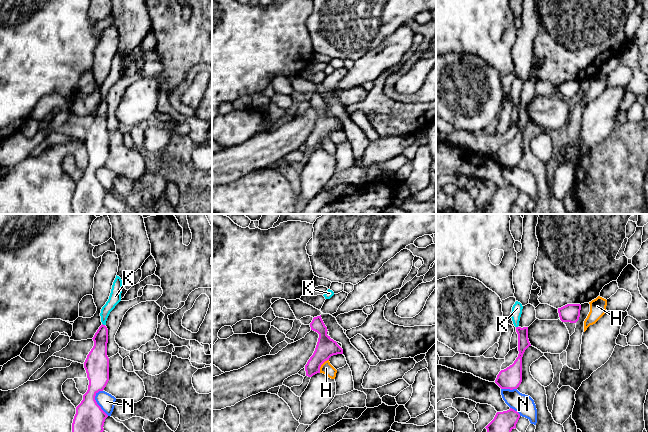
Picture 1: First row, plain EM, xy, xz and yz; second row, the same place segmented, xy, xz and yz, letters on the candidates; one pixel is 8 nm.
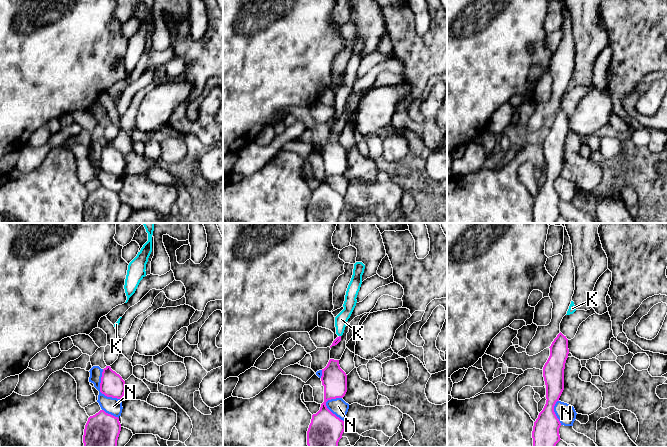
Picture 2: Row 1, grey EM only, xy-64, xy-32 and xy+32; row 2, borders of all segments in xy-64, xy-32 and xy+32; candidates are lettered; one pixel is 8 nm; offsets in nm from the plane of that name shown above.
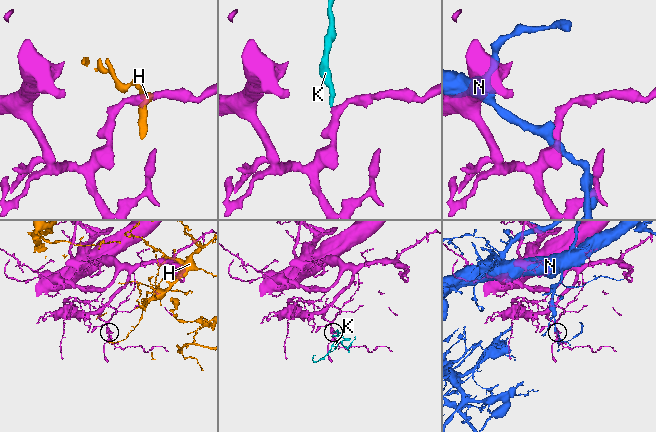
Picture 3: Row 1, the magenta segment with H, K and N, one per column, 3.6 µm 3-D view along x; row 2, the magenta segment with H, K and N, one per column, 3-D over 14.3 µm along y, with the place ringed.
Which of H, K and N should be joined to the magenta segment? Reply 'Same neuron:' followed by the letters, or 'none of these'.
Same neuron: K

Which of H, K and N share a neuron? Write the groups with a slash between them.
H / K / N

